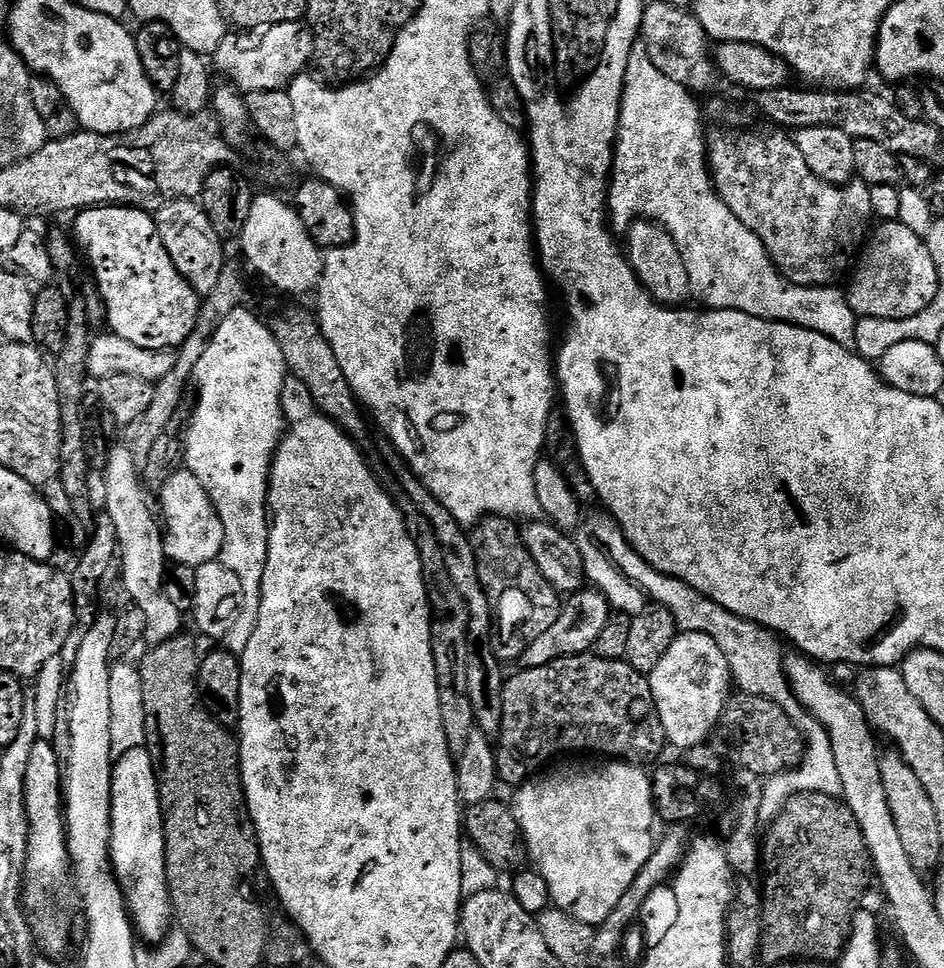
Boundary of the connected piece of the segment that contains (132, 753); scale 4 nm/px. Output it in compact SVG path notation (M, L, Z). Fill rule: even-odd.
M147 747L130 750L115 761L112 769L112 871L124 892L135 931L151 942L164 940L173 919L172 899L168 897L166 878L160 784Z

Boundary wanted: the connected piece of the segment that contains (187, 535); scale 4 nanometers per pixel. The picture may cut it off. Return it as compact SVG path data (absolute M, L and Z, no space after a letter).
M187 470L174 473L166 486L158 493L159 511L162 513L164 532L164 555L176 564L185 564L188 570L194 570L200 564L217 559L224 545L224 527L216 513L216 507L206 494L202 482Z

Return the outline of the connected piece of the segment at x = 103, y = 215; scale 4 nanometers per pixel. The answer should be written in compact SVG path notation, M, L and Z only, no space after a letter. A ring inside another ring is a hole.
M97 206L83 209L75 217L74 240L87 267L88 264L92 267L92 276L96 279L95 291L104 301L106 324L109 324L107 327L135 346L142 346L142 350L176 350L194 330L202 298L192 289L190 282L178 274L174 262L170 262L170 254L166 254L166 246L162 246L155 219L136 207L140 206Z

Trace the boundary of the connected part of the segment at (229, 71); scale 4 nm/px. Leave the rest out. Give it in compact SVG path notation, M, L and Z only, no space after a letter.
M300 22L232 30L222 38L214 53L214 68L244 94L258 90L284 90L295 76L307 69L304 68L307 64L313 63L313 50L312 30Z

